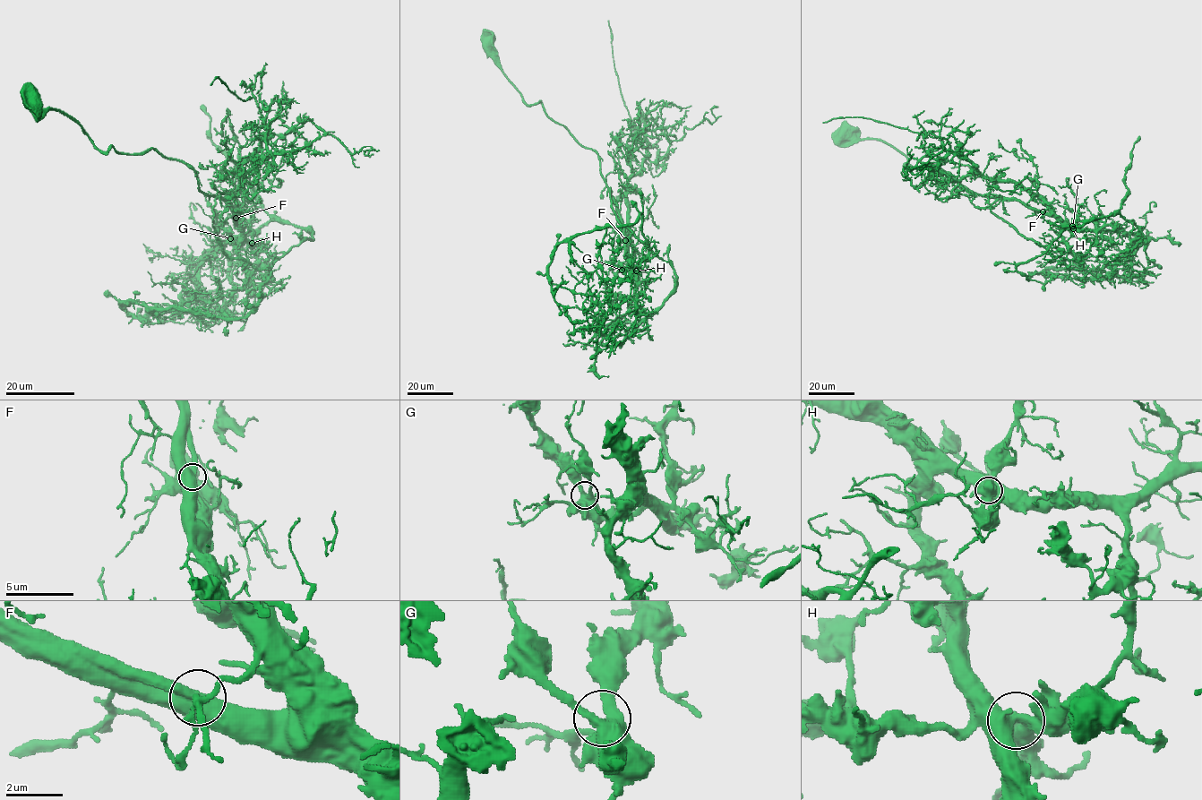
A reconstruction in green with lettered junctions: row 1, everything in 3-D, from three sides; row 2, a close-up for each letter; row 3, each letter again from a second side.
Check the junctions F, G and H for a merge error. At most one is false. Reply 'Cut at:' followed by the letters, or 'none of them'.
Cut at: none of them

